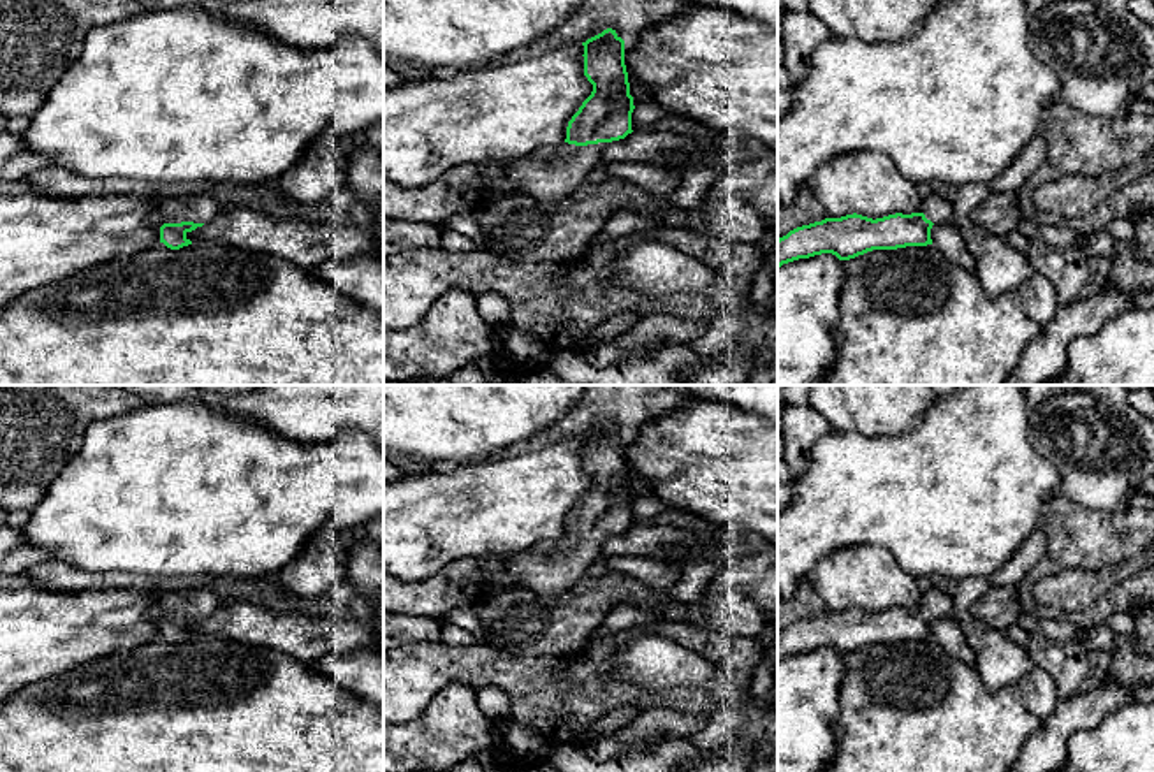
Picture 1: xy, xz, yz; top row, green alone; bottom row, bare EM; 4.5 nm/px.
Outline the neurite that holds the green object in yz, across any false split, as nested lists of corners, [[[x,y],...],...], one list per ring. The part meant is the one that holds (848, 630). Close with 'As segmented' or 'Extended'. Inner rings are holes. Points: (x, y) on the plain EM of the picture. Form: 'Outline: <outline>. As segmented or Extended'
Outline: [[[929,589],[918,607],[867,612],[846,608],[825,612],[797,621],[778,633],[778,661],[783,658],[832,647],[839,654],[850,654],[873,644],[897,644],[906,640],[932,638],[932,619],[952,617],[953,596],[939,589]]]. Extended

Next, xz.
Outline: [[[607,422],[582,440],[584,470],[593,485],[568,515],[565,536],[514,554],[508,561],[517,586],[537,594],[552,596],[573,587],[600,559],[603,538],[633,526],[635,499],[624,459],[624,434]]]. Extended

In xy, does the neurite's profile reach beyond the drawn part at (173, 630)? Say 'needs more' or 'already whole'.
needs more

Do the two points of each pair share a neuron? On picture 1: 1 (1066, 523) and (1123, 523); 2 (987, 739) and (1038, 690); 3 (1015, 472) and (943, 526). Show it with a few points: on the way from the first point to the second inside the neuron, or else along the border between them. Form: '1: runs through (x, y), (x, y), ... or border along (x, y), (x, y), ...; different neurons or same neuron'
1: runs through (1080, 523), (1109, 523); same neuron
2: border along (1019, 684), (1022, 704), (1044, 720); different neurons
3: runs through (998, 486), (982, 487), (961, 509); same neuron

